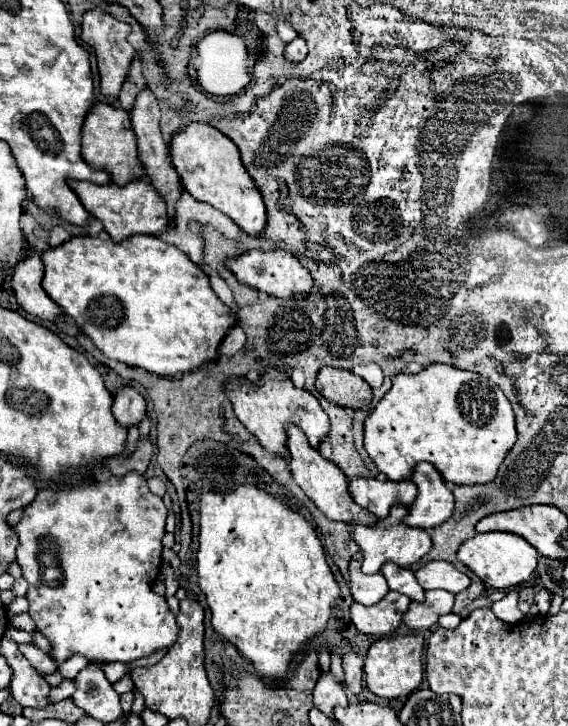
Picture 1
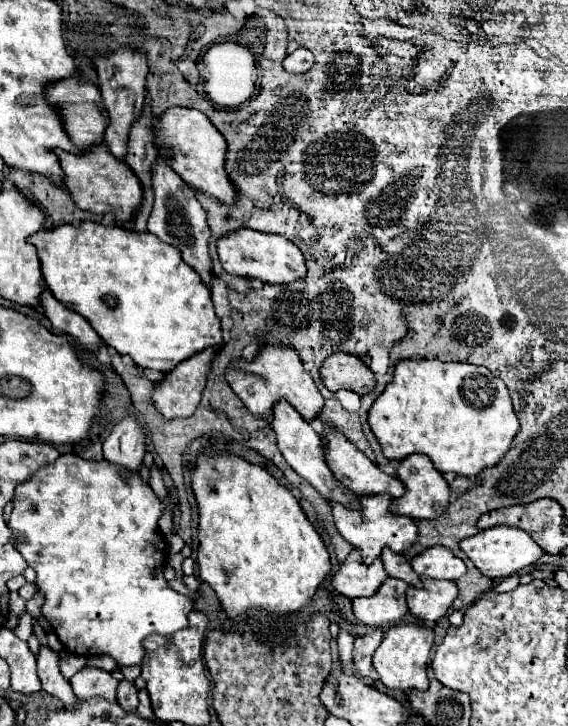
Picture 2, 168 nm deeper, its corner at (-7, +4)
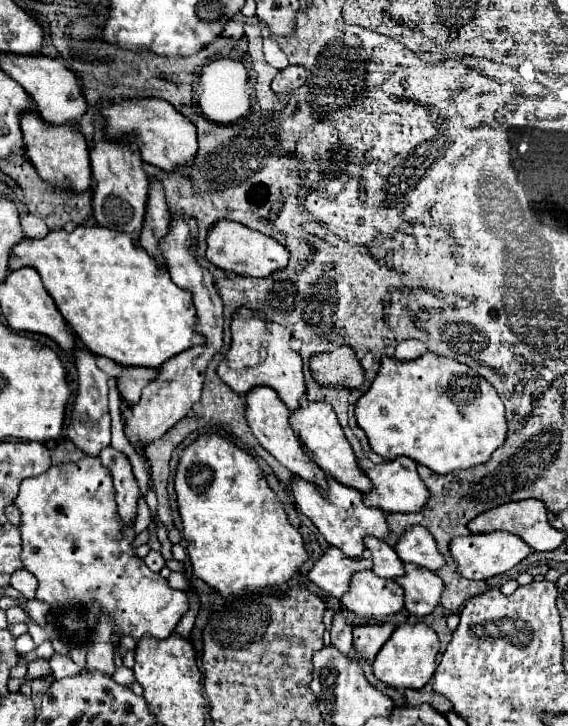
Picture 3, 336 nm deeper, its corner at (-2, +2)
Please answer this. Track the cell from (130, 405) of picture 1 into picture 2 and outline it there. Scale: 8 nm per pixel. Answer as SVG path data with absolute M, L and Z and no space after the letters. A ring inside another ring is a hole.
M125 417L103 441L105 459L113 465L125 467L127 473L139 473L145 455L145 435L147 433L133 417Z

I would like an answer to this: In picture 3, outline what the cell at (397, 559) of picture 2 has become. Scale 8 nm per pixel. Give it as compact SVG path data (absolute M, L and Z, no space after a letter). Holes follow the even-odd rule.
M366 537L364 543L366 543L366 547L372 553L372 561L374 561L372 571L378 577L386 577L386 579L398 579L398 577L402 577L404 563L400 561L400 557L396 555L396 551L388 543L384 543L384 541L376 539L376 537Z

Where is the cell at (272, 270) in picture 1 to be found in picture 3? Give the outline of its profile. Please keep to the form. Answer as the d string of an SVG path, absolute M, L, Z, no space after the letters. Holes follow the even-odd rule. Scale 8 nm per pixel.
M218 221L208 237L206 237L208 249L206 259L214 263L218 269L224 269L228 273L236 275L250 275L250 277L268 277L274 271L280 271L288 265L290 253L284 245L280 245L276 239L262 235L260 231L252 231L236 221Z

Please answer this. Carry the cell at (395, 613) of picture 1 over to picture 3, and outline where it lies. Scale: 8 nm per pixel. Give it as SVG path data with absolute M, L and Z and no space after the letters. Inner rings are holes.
M372 571L354 573L342 605L360 617L390 617L404 607L404 589L394 579L382 579Z

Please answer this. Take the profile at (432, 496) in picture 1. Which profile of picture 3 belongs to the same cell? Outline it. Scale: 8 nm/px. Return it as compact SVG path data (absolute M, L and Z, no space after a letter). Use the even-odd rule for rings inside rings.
M398 457L394 461L384 461L380 465L374 465L372 469L366 471L366 475L370 477L374 491L366 493L366 505L368 507L378 507L384 513L416 513L418 509L422 509L422 505L426 505L430 491L426 491L424 481L418 475L416 469L416 461L408 459L408 457Z

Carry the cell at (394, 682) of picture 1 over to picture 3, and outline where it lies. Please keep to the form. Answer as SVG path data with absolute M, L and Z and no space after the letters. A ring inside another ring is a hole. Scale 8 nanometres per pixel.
M426 623L414 625L400 625L390 635L390 639L378 651L372 669L376 679L388 683L390 687L408 687L408 689L422 689L436 671L436 655L440 649L438 635Z

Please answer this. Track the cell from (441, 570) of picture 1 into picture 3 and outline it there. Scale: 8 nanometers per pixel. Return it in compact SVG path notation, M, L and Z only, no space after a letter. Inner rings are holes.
M410 527L398 541L396 553L404 563L414 563L430 571L438 571L446 565L442 553L438 553L434 537L422 527Z

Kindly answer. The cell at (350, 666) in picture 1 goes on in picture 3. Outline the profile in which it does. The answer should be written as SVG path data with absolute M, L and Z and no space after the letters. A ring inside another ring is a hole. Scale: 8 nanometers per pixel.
M384 623L384 625L358 625L354 627L354 651L358 659L372 663L380 647L388 641L392 635L394 625Z

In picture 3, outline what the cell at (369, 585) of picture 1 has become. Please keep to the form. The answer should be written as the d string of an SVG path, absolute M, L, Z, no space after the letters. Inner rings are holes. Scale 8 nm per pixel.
M330 547L310 569L308 579L332 597L342 597L350 587L352 573L372 569L372 553L366 549L362 557L346 557L338 547Z

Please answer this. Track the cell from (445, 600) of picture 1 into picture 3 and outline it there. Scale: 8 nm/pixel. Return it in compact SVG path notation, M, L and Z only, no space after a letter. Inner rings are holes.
M404 565L406 573L396 579L398 585L404 589L404 599L406 599L406 609L414 617L426 617L430 615L436 605L440 603L444 581L418 565Z

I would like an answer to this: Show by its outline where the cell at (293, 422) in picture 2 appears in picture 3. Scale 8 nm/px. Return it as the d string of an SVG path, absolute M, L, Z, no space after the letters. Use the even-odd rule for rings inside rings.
M258 387L246 395L246 419L248 419L248 425L254 433L254 437L260 441L260 445L268 453L272 453L286 469L290 469L294 473L294 465L312 465L312 461L304 453L302 443L298 441L298 437L294 435L294 429L290 425L290 409L280 401L280 397L276 395L274 389Z

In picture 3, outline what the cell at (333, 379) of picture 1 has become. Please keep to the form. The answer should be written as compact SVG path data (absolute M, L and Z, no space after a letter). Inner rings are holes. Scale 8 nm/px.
M338 347L310 359L312 377L326 387L360 389L364 385L364 369L350 347Z

